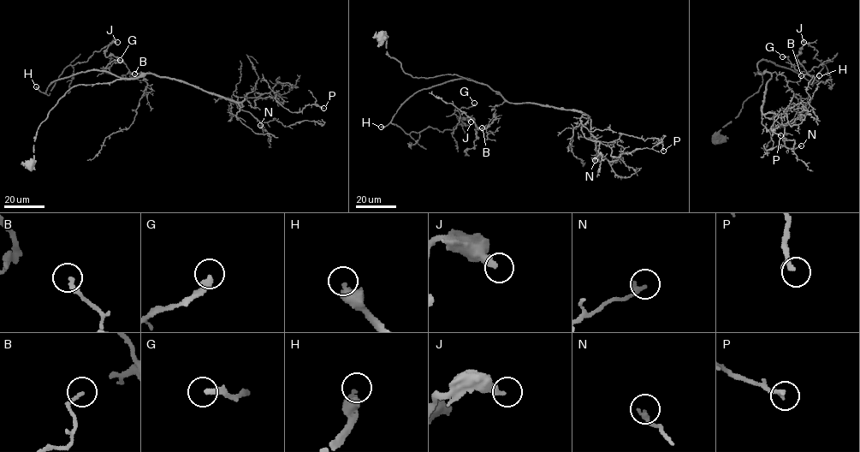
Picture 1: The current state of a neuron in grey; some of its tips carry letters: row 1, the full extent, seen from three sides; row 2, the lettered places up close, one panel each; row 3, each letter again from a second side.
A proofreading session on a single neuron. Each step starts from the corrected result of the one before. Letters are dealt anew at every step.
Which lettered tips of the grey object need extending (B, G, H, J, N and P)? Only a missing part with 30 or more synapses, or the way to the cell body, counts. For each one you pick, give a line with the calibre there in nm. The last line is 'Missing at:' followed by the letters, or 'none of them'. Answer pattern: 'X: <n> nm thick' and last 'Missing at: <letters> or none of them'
H: 460 nm thick
Missing at: H

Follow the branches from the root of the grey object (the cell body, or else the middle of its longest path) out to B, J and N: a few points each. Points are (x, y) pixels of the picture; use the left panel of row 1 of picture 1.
B: (31, 164), (38, 127), (66, 92), (80, 84), (108, 83), (151, 73), (143, 74), (144, 80), (134, 74)
J: (31, 164), (38, 127), (66, 92), (120, 78), (91, 69), (47, 87), (49, 95), (64, 68), (117, 42)
N: (31, 164), (38, 126), (80, 84), (151, 73), (174, 78), (239, 102), (260, 125)

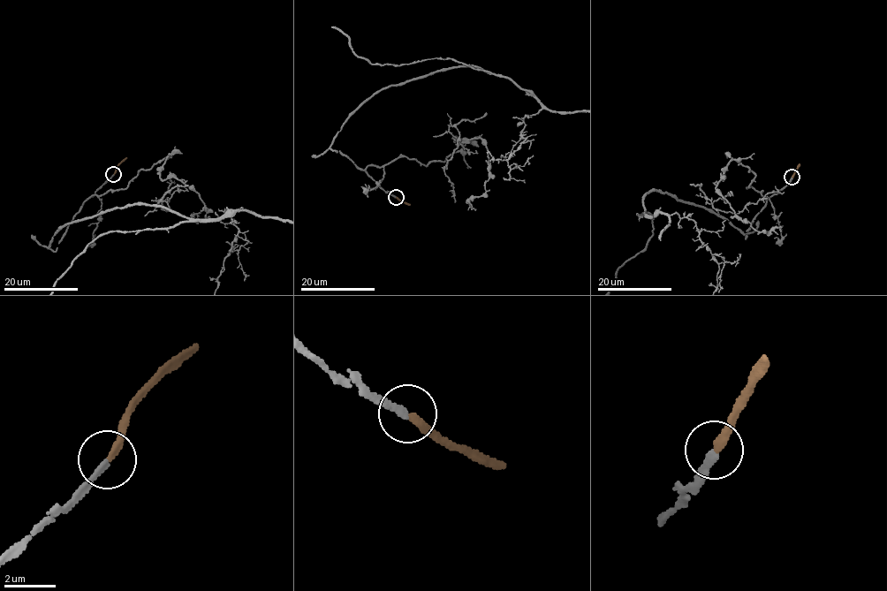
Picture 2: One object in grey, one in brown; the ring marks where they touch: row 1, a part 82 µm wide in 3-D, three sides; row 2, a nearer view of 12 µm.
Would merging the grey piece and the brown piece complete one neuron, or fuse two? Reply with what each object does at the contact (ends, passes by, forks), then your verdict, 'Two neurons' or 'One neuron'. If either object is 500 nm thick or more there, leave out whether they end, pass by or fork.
At the ring grey ends. At the ring brown ends. One neuron

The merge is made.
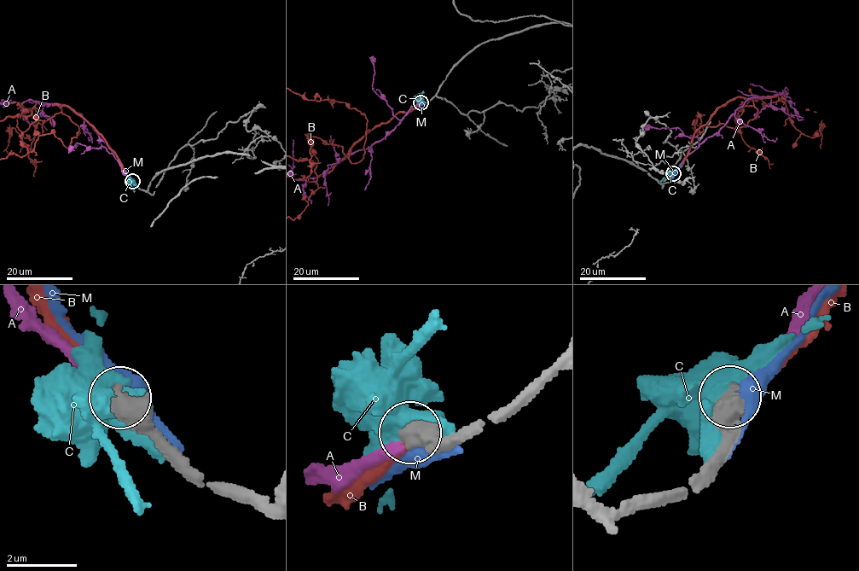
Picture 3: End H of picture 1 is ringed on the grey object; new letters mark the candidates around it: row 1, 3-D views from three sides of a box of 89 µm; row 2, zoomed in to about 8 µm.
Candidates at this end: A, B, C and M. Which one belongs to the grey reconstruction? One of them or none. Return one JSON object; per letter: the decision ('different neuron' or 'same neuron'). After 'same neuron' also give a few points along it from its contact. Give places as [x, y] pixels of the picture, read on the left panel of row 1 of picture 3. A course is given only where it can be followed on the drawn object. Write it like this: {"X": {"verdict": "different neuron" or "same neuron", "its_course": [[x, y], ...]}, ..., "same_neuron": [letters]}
{"A": {"verdict": "different neuron"}, "B": {"verdict": "same neuron"}, "C": {"verdict": "different neuron"}, "M": {"verdict": "different neuron"}, "same_neuron": ["B"]}

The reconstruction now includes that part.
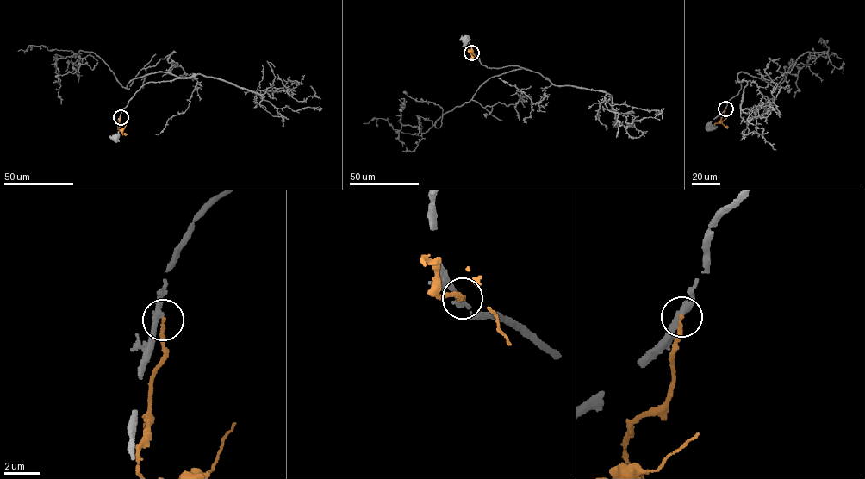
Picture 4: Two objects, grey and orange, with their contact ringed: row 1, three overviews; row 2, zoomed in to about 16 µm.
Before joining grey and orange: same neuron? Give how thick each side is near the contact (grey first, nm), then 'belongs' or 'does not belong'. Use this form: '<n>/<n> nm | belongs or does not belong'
320/200 nm | does not belong

